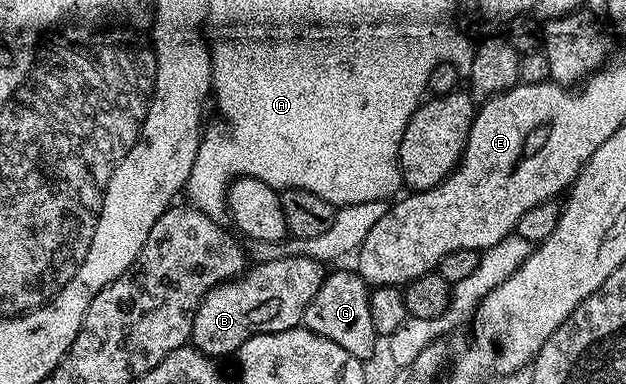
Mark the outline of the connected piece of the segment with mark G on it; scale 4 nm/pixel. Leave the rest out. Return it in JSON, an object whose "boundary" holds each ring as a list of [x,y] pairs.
{"boundary":[[[327,272],[322,278],[322,286],[320,291],[316,291],[316,295],[312,299],[312,303],[308,303],[306,308],[306,316],[304,318],[305,328],[312,330],[316,335],[320,335],[324,339],[328,339],[332,343],[336,343],[340,347],[344,347],[344,351],[348,351],[352,355],[356,355],[359,361],[369,362],[369,357],[374,353],[374,341],[376,342],[376,334],[372,327],[372,311],[370,310],[370,289],[365,281],[358,276],[357,272],[350,273],[330,273]]]}

